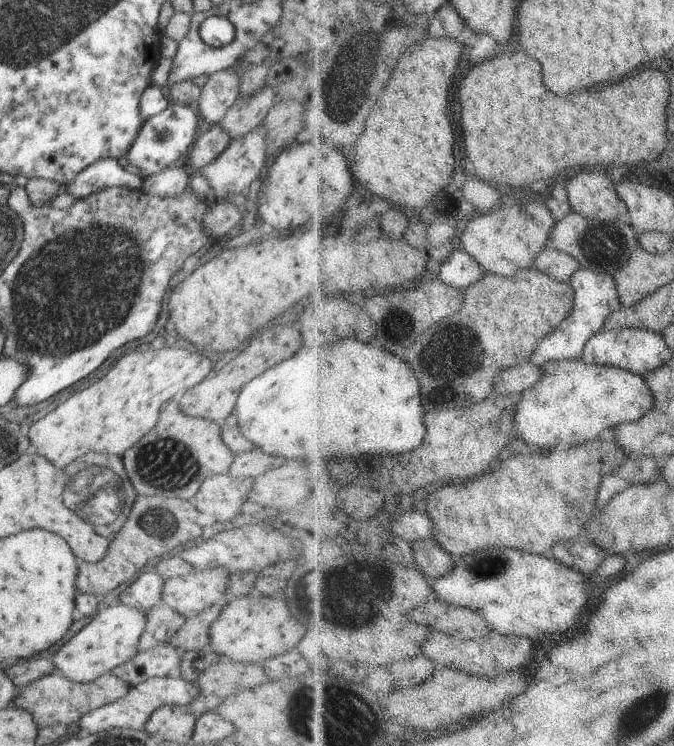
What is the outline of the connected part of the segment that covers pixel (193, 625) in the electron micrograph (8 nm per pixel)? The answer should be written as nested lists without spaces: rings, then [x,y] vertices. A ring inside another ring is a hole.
[[[223,603],[216,604],[201,614],[186,619],[184,626],[172,636],[168,641],[168,645],[171,643],[172,646],[178,648],[180,652],[204,648],[204,646],[210,642],[210,638],[208,638],[208,628],[210,628],[212,622],[216,622],[216,618],[219,618],[223,607]]]

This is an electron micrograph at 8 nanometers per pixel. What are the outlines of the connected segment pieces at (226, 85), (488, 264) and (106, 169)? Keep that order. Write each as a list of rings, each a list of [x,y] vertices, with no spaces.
[[[232,69],[212,74],[198,99],[198,116],[202,128],[218,125],[222,122],[230,106],[239,98],[240,76]]]
[[[512,203],[504,210],[485,212],[470,221],[462,237],[462,248],[472,254],[487,273],[514,278],[522,270],[532,267],[540,254],[547,250],[558,224],[547,204]]]
[[[102,158],[82,170],[62,191],[68,192],[77,201],[109,187],[142,189],[142,182],[143,176],[126,172],[118,164],[117,158]]]

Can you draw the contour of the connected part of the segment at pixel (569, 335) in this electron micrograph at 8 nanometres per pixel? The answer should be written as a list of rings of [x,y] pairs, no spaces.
[[[581,269],[575,275],[571,284],[576,290],[575,309],[571,317],[555,333],[549,335],[540,348],[536,350],[536,354],[531,359],[536,365],[544,367],[552,361],[582,359],[592,338],[595,338],[606,329],[608,318],[611,318],[612,314],[615,314],[618,310],[623,309],[619,283],[616,281],[615,276]]]

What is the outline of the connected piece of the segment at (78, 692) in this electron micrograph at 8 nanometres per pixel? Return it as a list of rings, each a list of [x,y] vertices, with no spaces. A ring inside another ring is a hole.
[[[55,672],[52,675],[43,676],[40,680],[32,682],[26,688],[19,690],[12,705],[28,710],[38,728],[60,725],[68,727],[72,722],[80,722],[83,714],[120,700],[128,694],[130,689],[130,684],[110,673],[104,674],[96,681],[80,683],[72,682],[72,680],[64,678],[61,673]]]

